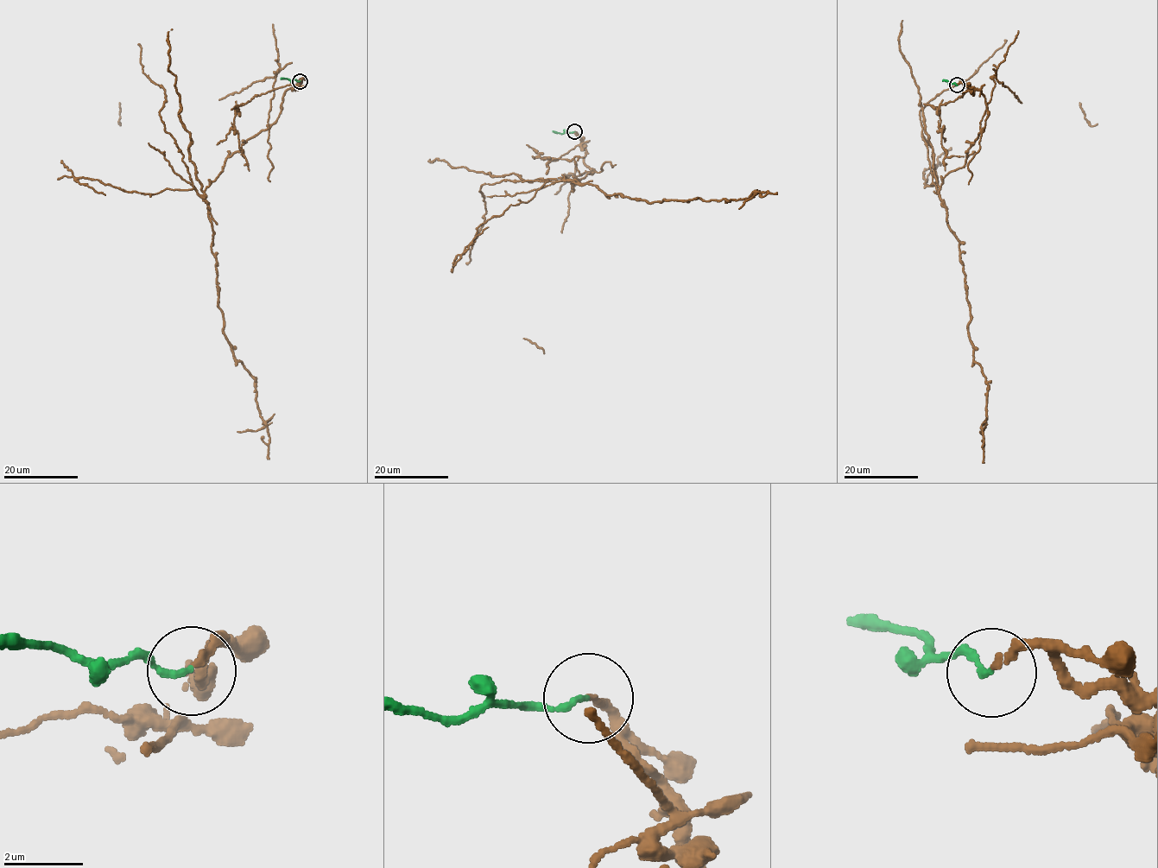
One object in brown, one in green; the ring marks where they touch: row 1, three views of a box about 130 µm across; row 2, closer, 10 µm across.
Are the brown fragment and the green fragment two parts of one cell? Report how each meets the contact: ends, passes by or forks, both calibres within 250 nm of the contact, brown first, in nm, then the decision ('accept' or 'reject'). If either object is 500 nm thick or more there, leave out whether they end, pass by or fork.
brown ends; green ends; calibres 150 and 150 nm; reject

